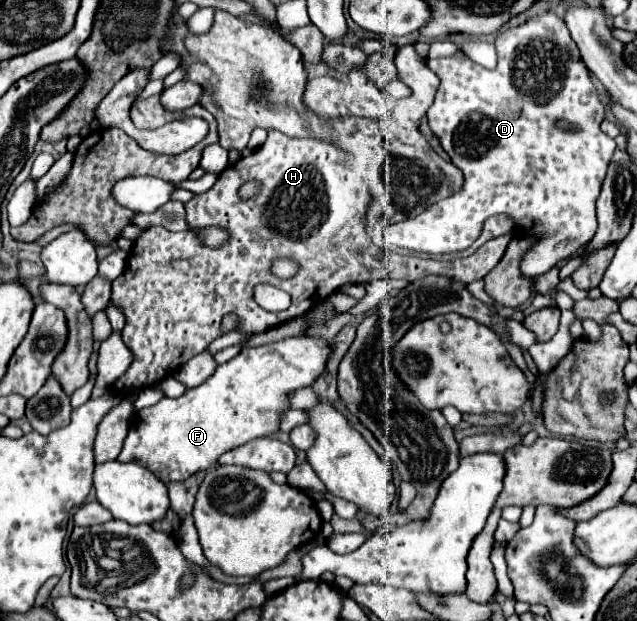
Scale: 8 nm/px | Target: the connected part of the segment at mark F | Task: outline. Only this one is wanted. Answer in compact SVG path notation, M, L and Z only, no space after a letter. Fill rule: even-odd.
M287 338L259 348L243 348L233 360L219 364L217 370L197 388L187 390L179 398L163 398L155 406L139 410L125 438L119 460L145 460L145 466L161 478L161 482L183 482L189 476L209 470L215 466L217 458L257 436L269 436L279 428L279 414L287 410L287 394L295 388L311 386L315 378L323 372L329 356L329 346L321 338Z

